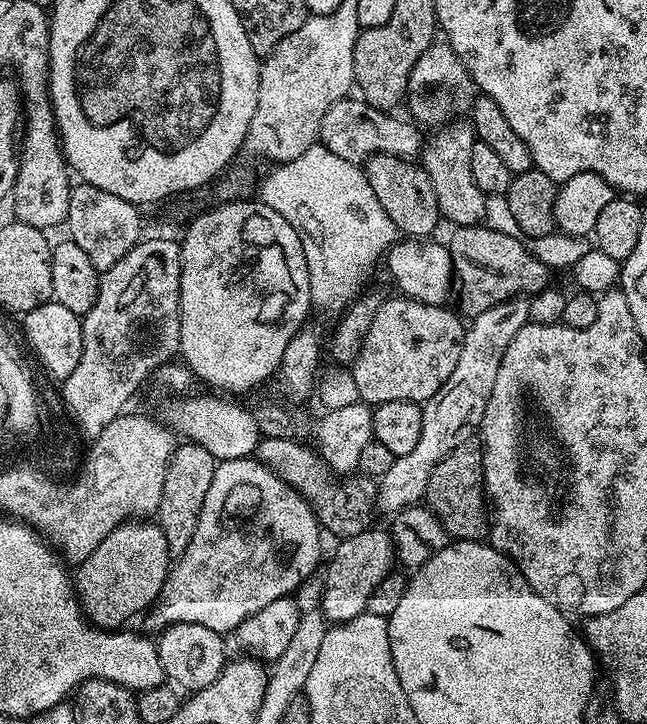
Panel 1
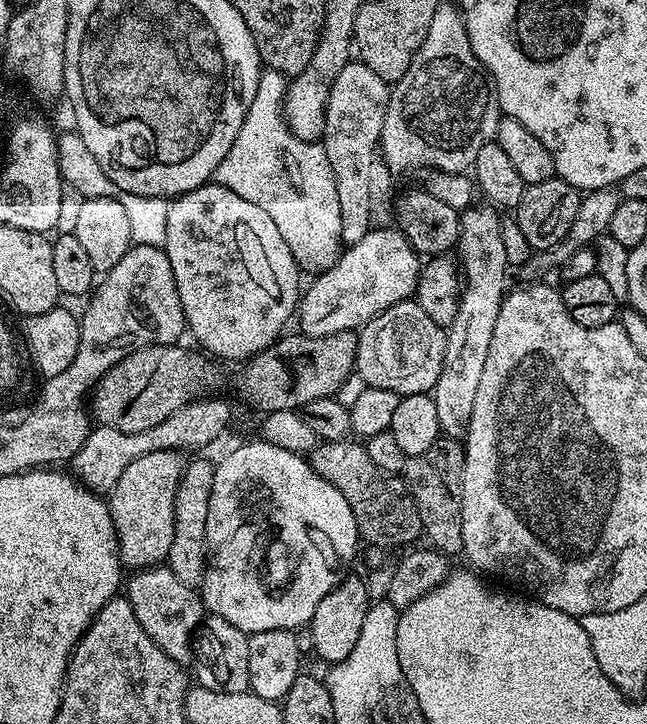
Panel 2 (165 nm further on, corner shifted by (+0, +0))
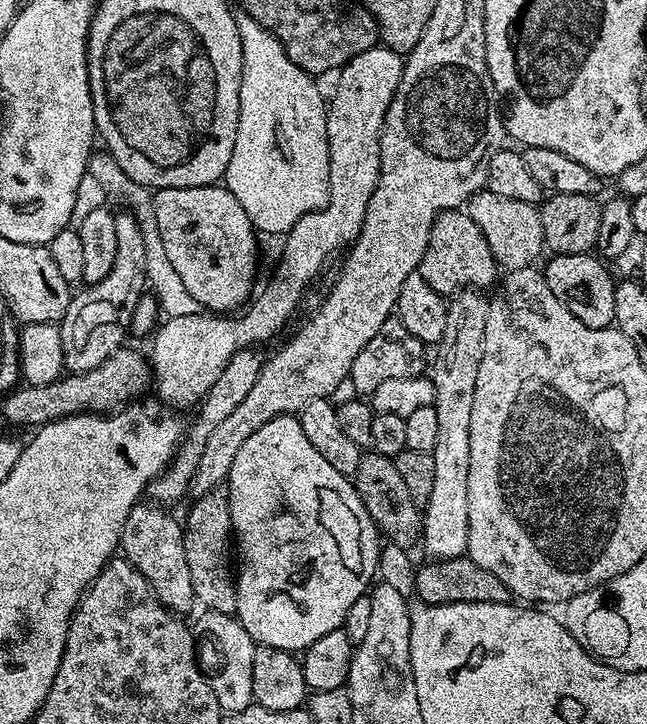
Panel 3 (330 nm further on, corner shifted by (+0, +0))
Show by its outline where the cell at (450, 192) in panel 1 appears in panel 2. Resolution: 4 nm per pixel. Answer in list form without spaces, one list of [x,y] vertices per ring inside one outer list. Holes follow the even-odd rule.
[[[492,206],[480,207],[465,208],[460,213],[458,264],[462,269],[462,287],[454,322],[446,329],[442,370],[430,393],[434,406],[438,406],[438,426],[448,438],[463,437],[470,414],[474,414],[474,398],[478,395],[478,381],[482,379],[482,369],[486,366],[494,322],[498,322],[498,310],[502,310],[502,302],[510,288],[507,280],[510,261],[506,242],[502,242],[501,213]]]

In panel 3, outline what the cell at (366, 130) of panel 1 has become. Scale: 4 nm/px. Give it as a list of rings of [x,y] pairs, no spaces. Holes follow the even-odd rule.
[[[487,190],[475,192],[466,205],[468,216],[482,230],[497,265],[501,269],[513,272],[537,263],[540,251],[545,251],[540,208],[535,204],[514,202],[514,198],[501,198]]]

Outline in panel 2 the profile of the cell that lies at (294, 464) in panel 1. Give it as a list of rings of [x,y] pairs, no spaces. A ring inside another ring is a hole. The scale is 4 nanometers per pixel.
[[[352,438],[317,443],[310,453],[310,463],[317,474],[326,478],[326,482],[330,482],[330,486],[334,486],[334,490],[338,490],[346,502],[350,502],[360,539],[365,545],[368,543],[377,544],[380,548],[396,548],[399,544],[415,545],[415,540],[421,539],[420,515],[408,487],[399,475],[383,472],[374,466],[363,443]]]

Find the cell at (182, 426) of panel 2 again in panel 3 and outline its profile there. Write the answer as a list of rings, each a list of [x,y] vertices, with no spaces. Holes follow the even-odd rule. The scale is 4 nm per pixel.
[[[377,46],[358,54],[339,69],[335,77],[336,89],[332,92],[332,100],[330,96],[326,104],[328,204],[318,212],[308,212],[298,218],[283,237],[280,269],[265,286],[264,293],[236,314],[241,316],[227,318],[201,311],[185,314],[183,318],[167,317],[155,329],[151,337],[150,363],[158,384],[160,380],[159,395],[172,396],[173,409],[199,405],[210,386],[214,386],[218,374],[226,370],[226,362],[230,362],[240,348],[264,346],[267,340],[274,339],[295,314],[308,283],[323,270],[324,263],[335,252],[343,253],[358,238],[362,222],[366,222],[366,206],[370,206],[370,198],[374,198],[380,177],[380,135],[384,119],[404,73],[405,57],[384,47]]]

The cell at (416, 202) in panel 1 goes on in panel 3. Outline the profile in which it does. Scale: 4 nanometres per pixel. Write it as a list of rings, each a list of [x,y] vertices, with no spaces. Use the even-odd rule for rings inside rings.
[[[464,210],[443,212],[436,219],[418,270],[422,278],[434,286],[437,294],[445,298],[451,298],[465,290],[491,289],[498,280],[498,265],[490,250],[490,242],[486,242],[482,230],[478,230],[478,226]]]

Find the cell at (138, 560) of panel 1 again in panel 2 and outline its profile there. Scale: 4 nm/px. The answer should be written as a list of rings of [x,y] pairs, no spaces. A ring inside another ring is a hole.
[[[174,448],[154,450],[150,454],[142,454],[142,458],[134,458],[134,462],[130,462],[126,470],[122,470],[122,478],[118,478],[118,482],[112,487],[107,497],[108,509],[120,543],[120,563],[125,569],[155,568],[167,561],[170,542],[174,542],[174,498],[178,494],[178,482],[180,475],[184,473],[185,463],[183,451]]]

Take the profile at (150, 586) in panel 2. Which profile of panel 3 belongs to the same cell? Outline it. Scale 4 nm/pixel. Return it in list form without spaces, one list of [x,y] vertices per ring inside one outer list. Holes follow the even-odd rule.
[[[156,502],[135,504],[126,518],[126,526],[122,526],[119,551],[150,582],[154,594],[171,612],[185,614],[197,599],[194,582],[190,582],[190,565],[186,562],[184,530],[181,521],[168,512],[171,511],[167,507]]]

